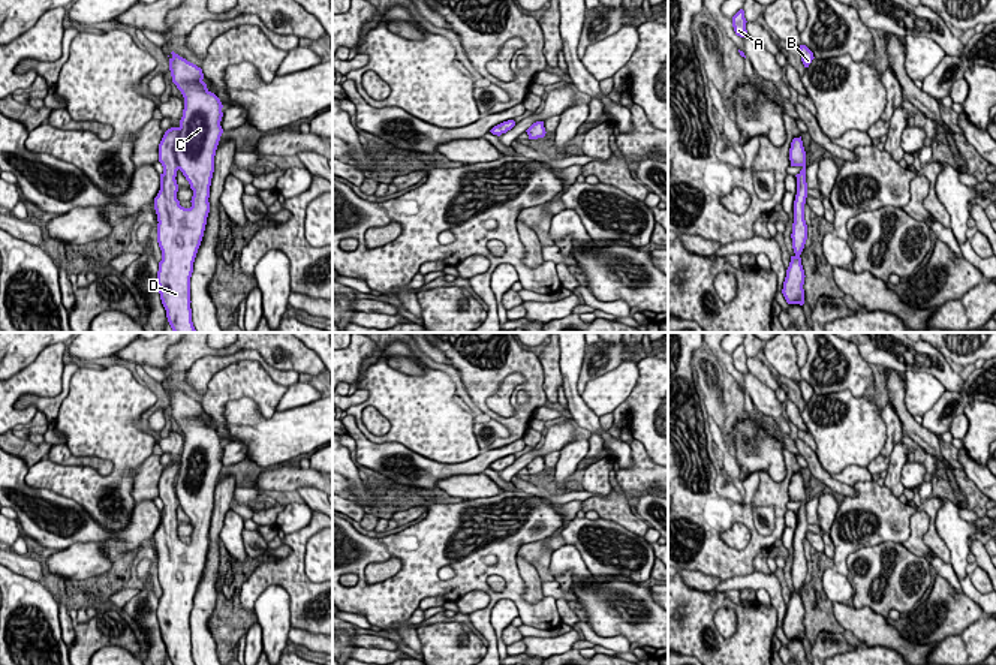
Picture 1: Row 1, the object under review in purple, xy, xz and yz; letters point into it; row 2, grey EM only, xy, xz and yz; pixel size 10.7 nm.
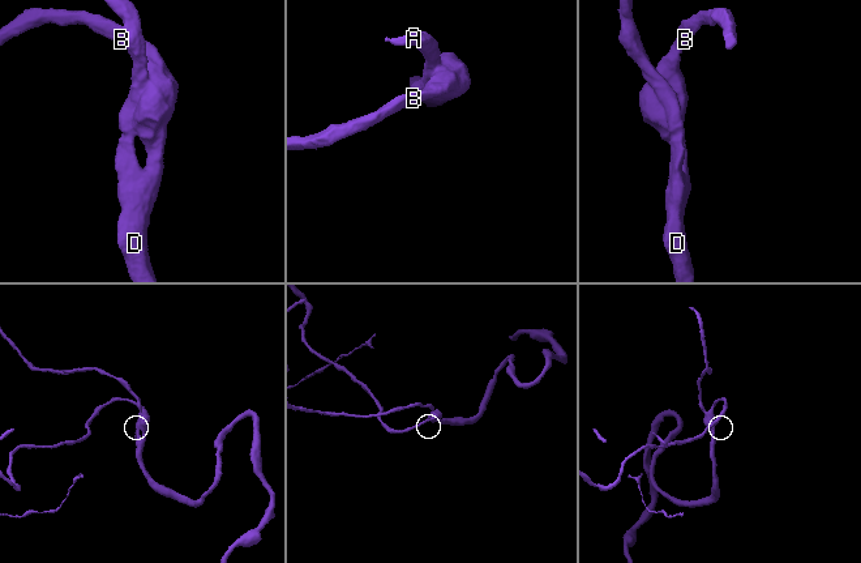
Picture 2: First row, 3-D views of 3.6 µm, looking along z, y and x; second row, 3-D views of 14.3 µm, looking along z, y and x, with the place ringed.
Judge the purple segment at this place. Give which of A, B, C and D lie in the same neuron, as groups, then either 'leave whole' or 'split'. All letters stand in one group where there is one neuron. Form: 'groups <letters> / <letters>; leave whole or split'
groups A B C D; leave whole

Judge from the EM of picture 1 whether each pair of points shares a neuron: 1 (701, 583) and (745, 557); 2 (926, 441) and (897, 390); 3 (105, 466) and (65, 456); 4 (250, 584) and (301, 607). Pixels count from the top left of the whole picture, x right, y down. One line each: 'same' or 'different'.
1: different
2: same
3: same
4: same

